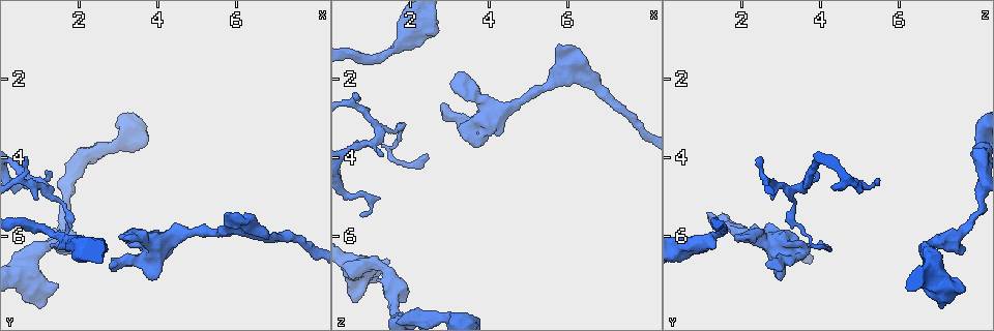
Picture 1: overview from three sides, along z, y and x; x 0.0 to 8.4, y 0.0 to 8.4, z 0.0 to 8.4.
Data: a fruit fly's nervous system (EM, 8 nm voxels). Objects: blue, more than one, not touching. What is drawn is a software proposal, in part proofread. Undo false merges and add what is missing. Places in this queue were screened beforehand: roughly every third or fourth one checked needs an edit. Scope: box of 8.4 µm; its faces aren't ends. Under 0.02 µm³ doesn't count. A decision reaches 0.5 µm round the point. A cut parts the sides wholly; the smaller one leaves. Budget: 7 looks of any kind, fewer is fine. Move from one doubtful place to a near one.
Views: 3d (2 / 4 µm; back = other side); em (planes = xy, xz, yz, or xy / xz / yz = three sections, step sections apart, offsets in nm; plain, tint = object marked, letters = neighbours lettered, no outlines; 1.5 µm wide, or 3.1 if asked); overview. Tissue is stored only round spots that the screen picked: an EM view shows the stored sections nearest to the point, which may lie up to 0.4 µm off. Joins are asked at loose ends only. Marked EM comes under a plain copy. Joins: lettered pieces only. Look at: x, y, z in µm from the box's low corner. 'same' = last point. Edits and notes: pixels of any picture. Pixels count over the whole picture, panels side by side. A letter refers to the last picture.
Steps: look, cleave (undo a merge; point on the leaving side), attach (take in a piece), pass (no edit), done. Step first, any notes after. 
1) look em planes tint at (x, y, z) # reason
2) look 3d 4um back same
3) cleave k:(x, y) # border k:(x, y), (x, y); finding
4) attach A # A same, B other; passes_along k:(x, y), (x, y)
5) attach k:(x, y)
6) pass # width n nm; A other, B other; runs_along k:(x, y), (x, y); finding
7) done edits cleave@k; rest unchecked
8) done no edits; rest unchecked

look 3d 4um at (3.15, 6.10, 1.90) # an open end

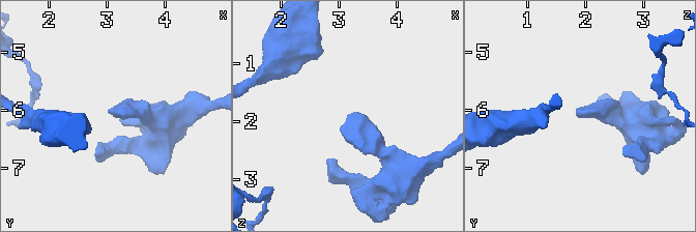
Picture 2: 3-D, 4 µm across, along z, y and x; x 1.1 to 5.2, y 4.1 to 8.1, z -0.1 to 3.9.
look em xz step 8 letters at (3.15, 6.05, 1.90) # now the EM

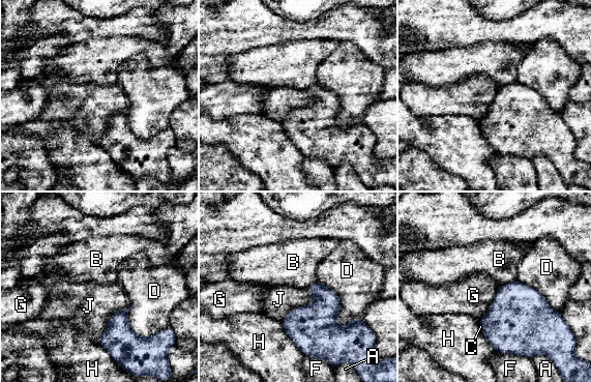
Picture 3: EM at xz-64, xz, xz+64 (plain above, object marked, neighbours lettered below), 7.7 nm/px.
look em planes letters same # cut it another way

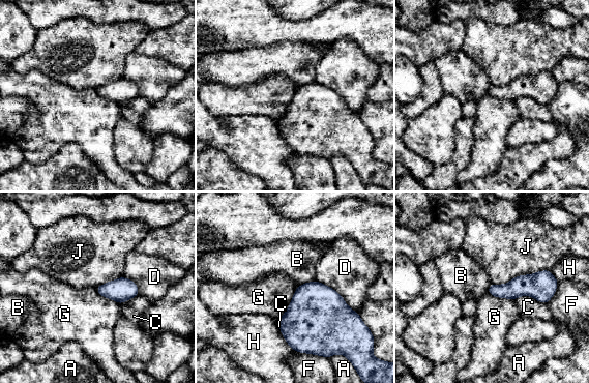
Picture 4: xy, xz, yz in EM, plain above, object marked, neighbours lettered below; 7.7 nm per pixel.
pass # A other, B other, C other, D other, F other, G other, H other, J other; no lettered piece goes on from it

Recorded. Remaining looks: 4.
look 3d 2um at (1.40, 6.05, 1.35) # thin neck

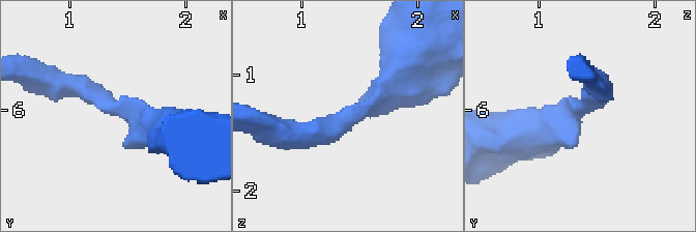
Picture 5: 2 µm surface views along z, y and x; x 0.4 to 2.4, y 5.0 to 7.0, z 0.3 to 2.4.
look em planes tint at (1.46, 5.96, 1.32) # arm_widths 220, 440 nm; shape alone is not enough

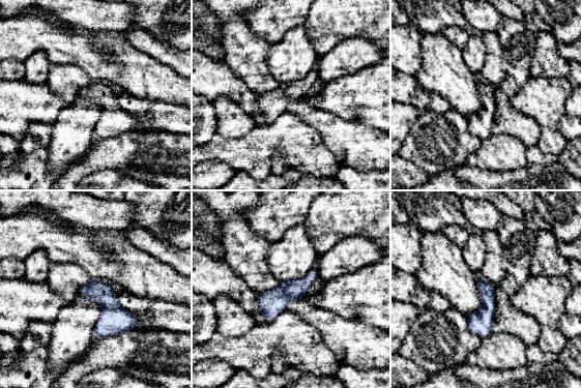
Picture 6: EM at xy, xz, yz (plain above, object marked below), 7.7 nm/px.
look em planes letters same

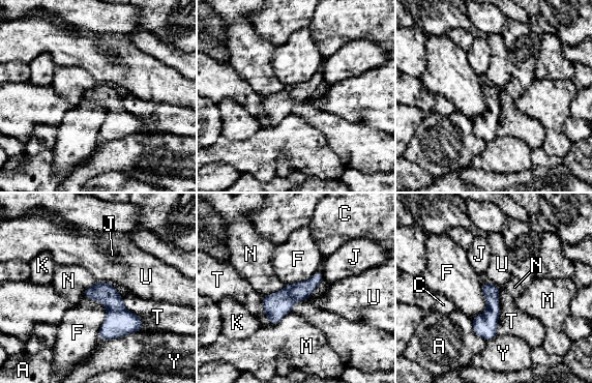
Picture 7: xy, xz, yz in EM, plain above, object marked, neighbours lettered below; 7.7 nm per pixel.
pass # width 120 nm; A other, C other, F other, J other, K other, M other, N other, T other, U other, Y other; runs_along 7:(319, 274), (274, 314), (273, 321); one cell here

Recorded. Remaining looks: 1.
done no edits; rest unchecked

